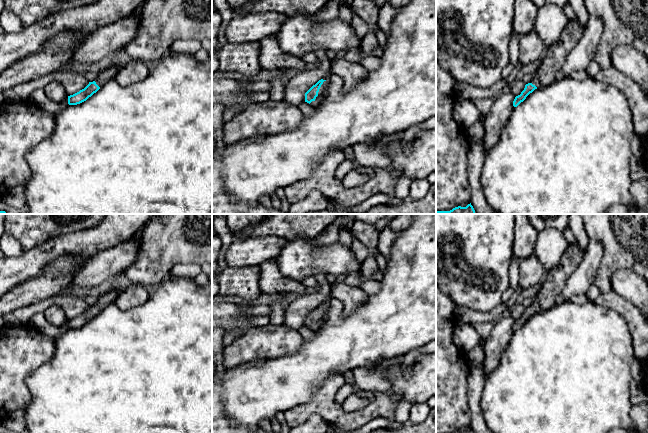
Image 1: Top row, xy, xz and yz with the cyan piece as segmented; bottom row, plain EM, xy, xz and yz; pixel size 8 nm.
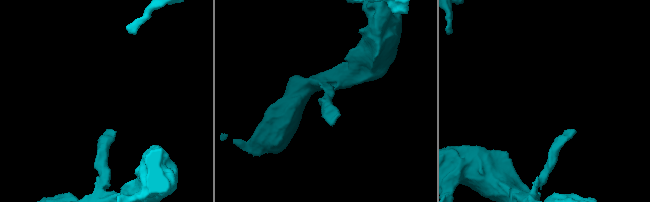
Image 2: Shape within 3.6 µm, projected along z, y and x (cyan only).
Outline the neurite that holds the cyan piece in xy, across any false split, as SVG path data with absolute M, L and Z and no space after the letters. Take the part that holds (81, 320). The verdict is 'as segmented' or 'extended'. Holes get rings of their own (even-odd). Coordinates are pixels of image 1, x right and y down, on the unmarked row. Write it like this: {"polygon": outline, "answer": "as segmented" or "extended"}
{"polygon": "M113 290L101 295L97 299L95 305L89 306L89 308L84 313L73 319L68 320L68 328L77 329L86 325L89 321L96 317L106 306L113 303L120 294L120 292L120 290Z", "answer": "extended"}

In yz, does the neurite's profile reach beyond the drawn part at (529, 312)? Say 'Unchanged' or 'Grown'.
Grown

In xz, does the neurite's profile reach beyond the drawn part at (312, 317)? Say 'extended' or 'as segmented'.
extended

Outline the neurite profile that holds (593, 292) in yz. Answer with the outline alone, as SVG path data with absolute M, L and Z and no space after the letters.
M594 283L590 285L587 292L585 293L589 302L594 302L600 294L601 291L599 290L598 286Z

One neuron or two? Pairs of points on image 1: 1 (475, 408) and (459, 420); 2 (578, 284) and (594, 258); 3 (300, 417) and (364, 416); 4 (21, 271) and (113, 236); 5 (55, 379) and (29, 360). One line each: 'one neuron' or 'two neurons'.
1: two neurons
2: one neuron
3: one neuron
4: one neuron
5: two neurons

